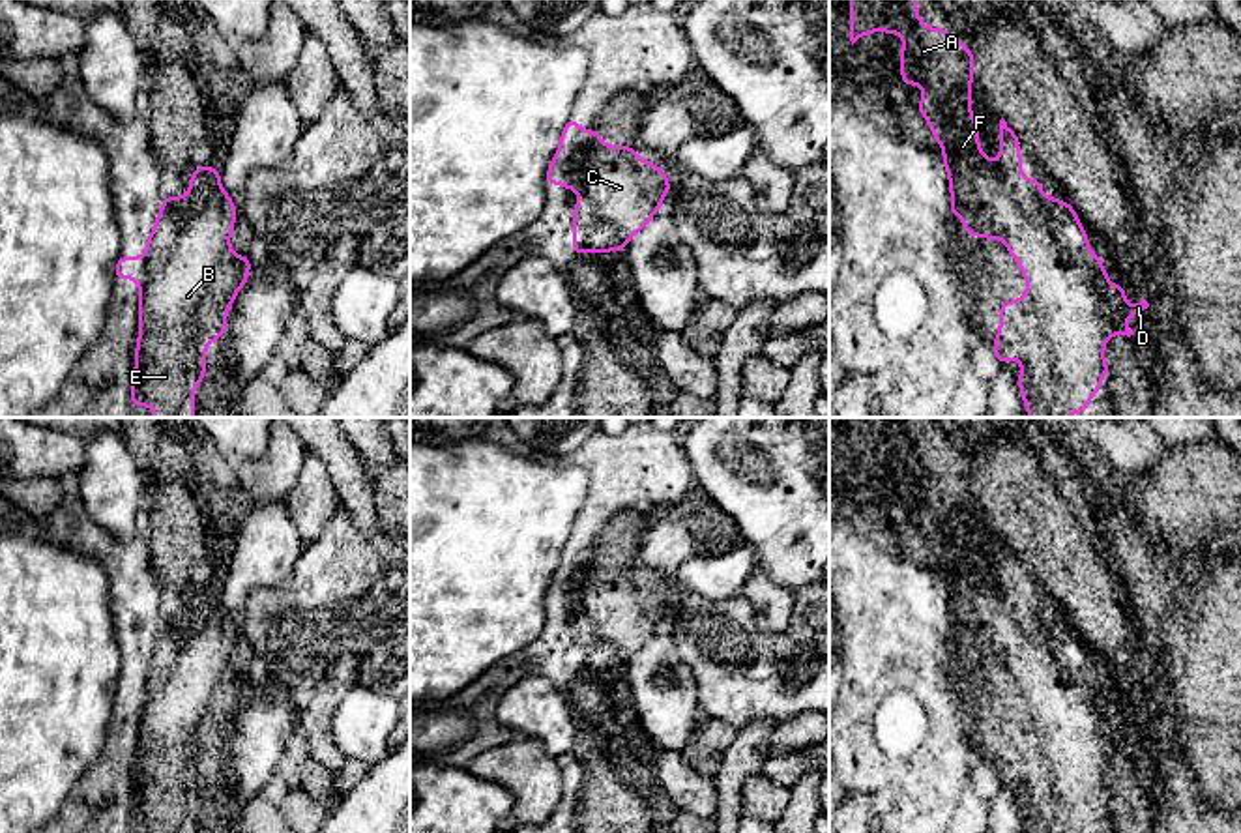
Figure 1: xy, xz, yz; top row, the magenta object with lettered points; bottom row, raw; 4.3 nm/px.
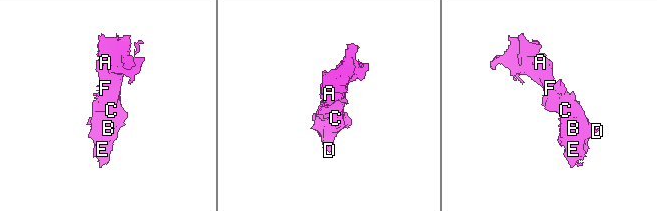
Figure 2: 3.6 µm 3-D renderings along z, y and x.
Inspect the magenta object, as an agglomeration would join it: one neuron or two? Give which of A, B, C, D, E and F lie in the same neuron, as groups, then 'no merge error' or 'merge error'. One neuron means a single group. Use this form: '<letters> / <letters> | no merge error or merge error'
A B C D E F | no merge error

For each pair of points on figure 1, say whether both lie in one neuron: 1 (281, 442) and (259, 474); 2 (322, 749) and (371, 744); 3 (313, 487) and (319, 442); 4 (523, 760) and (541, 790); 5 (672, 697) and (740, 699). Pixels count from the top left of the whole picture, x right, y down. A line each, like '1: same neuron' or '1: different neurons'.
1: same neuron
2: different neurons
3: different neurons
4: same neuron
5: different neurons

